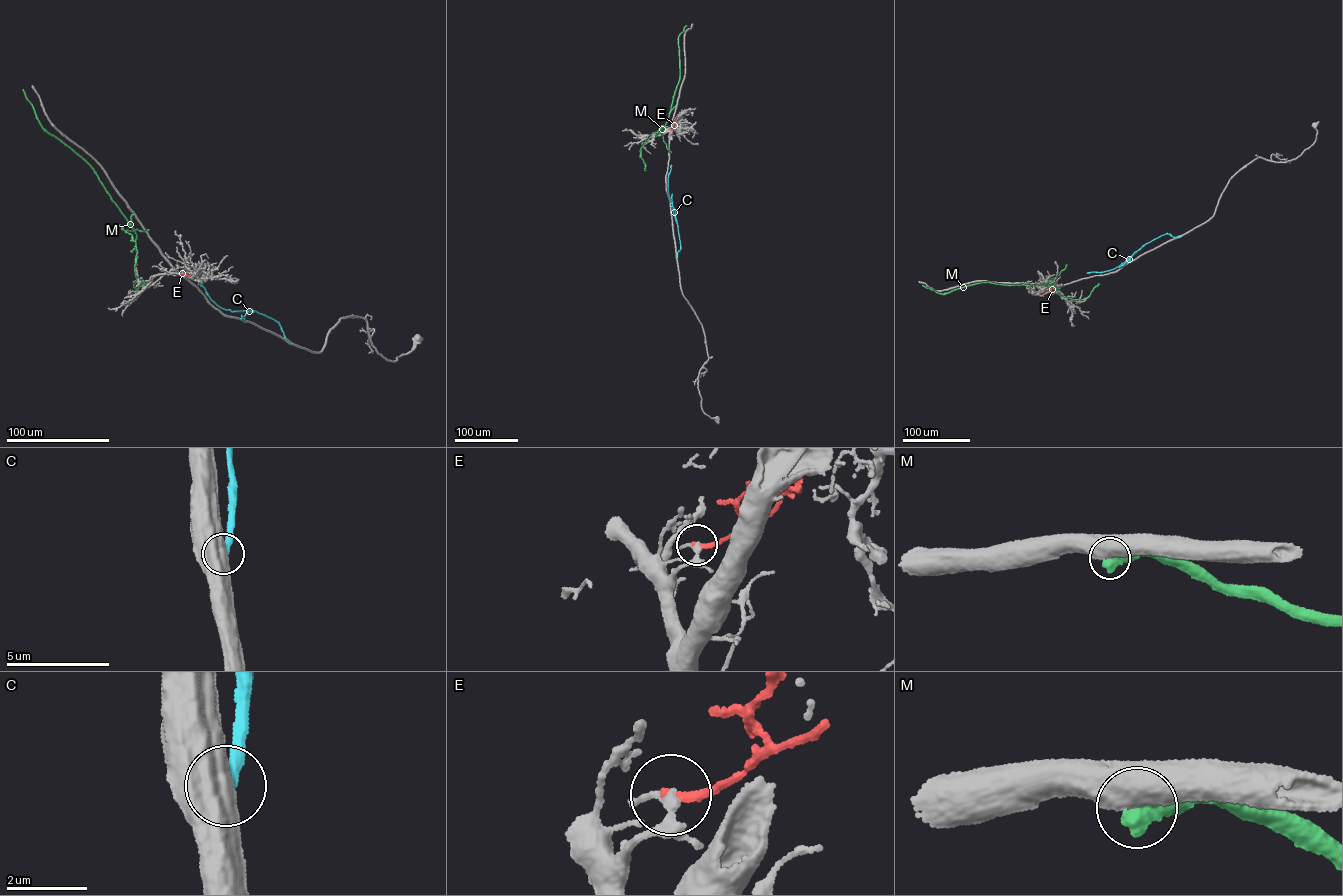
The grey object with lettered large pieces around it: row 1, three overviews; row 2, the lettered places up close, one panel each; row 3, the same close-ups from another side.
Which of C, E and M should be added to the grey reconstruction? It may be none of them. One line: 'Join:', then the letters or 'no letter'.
Join: no letter

